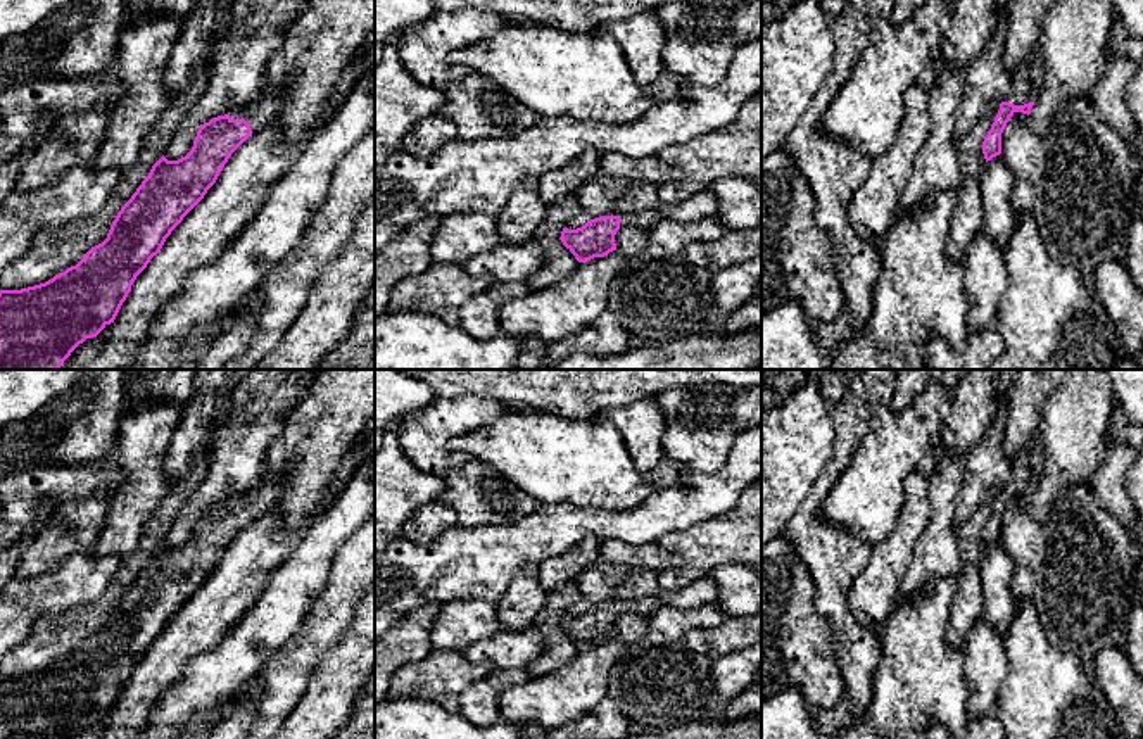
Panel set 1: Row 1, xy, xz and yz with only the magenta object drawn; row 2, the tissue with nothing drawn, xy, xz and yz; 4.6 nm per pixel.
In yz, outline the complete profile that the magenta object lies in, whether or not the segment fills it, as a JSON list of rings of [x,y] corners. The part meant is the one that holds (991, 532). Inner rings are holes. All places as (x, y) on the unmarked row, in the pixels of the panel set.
[[[1020,454],[1012,461],[1012,477],[1000,494],[989,502],[991,516],[984,523],[982,540],[986,549],[1001,540],[1001,520],[1015,499],[1027,501],[1034,492],[1038,466],[1036,461]]]

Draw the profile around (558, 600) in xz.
[[[577,580],[566,582],[547,592],[547,604],[540,610],[535,622],[544,635],[546,649],[539,658],[525,666],[530,677],[542,677],[556,672],[563,665],[570,663],[578,653],[575,642],[559,627],[566,608],[575,603],[578,596],[580,591]]]

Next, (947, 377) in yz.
[[[894,370],[893,409],[901,413],[922,394],[931,378],[938,378],[951,390],[969,370]]]

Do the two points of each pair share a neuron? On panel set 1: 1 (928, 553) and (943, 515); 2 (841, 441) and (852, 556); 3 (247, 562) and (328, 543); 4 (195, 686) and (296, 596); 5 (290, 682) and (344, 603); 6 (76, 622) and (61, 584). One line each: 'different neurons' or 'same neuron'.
1: same neuron
2: same neuron
3: different neurons
4: same neuron
5: same neuron
6: different neurons

